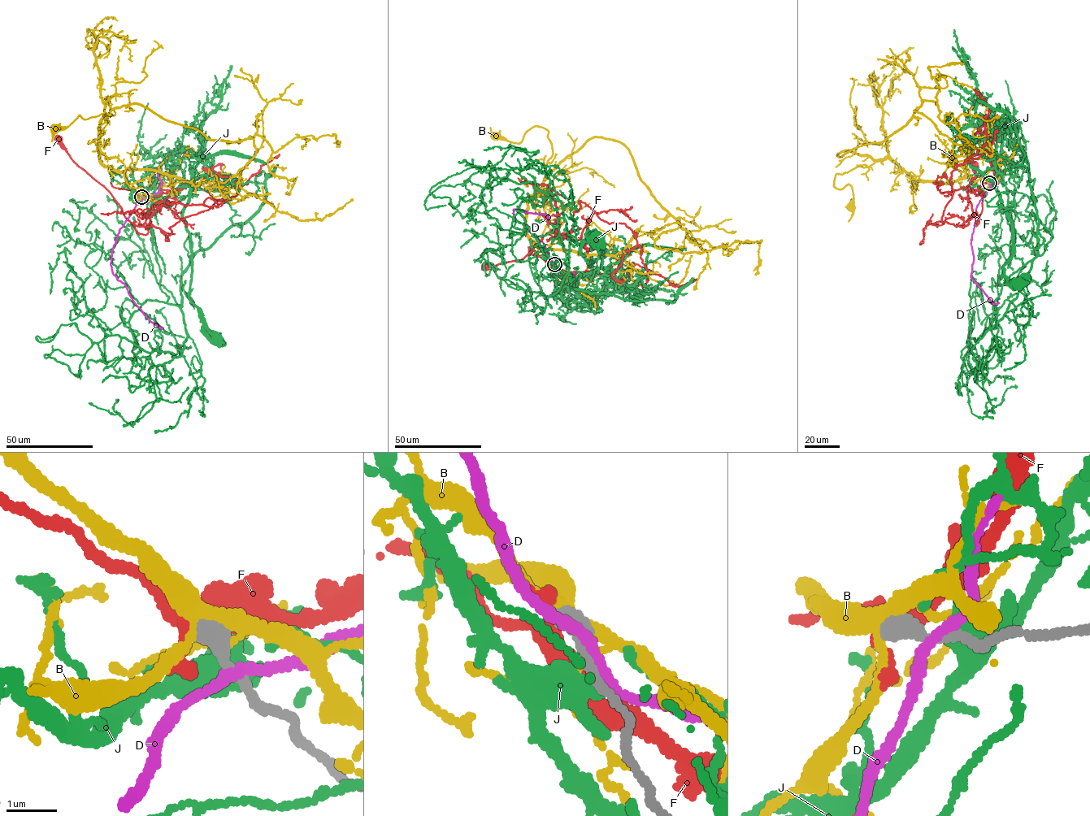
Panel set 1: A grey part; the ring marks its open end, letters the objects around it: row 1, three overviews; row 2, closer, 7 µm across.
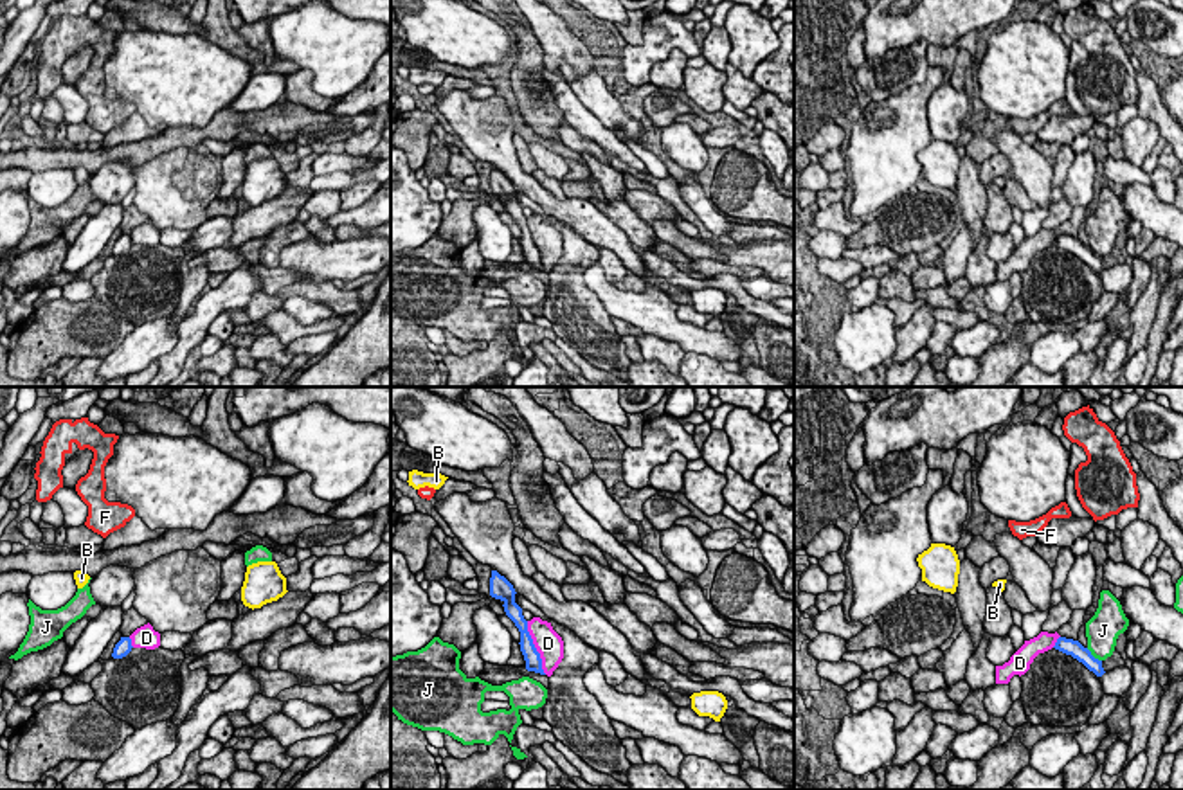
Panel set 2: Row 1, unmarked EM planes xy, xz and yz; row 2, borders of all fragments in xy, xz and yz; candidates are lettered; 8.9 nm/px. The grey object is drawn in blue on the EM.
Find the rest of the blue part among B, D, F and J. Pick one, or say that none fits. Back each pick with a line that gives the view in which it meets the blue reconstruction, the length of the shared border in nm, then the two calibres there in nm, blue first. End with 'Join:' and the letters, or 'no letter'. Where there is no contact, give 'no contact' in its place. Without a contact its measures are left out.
Join: no letter

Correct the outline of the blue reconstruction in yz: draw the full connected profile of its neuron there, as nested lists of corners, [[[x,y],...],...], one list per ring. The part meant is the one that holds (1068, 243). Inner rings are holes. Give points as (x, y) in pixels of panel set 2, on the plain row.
[[[1059,234],[1055,247],[1071,252],[1079,259],[1082,259],[1089,268],[1093,268],[1097,274],[1102,274],[1106,268],[1102,265],[1102,257],[1095,256],[1088,245],[1084,245],[1079,238]]]

